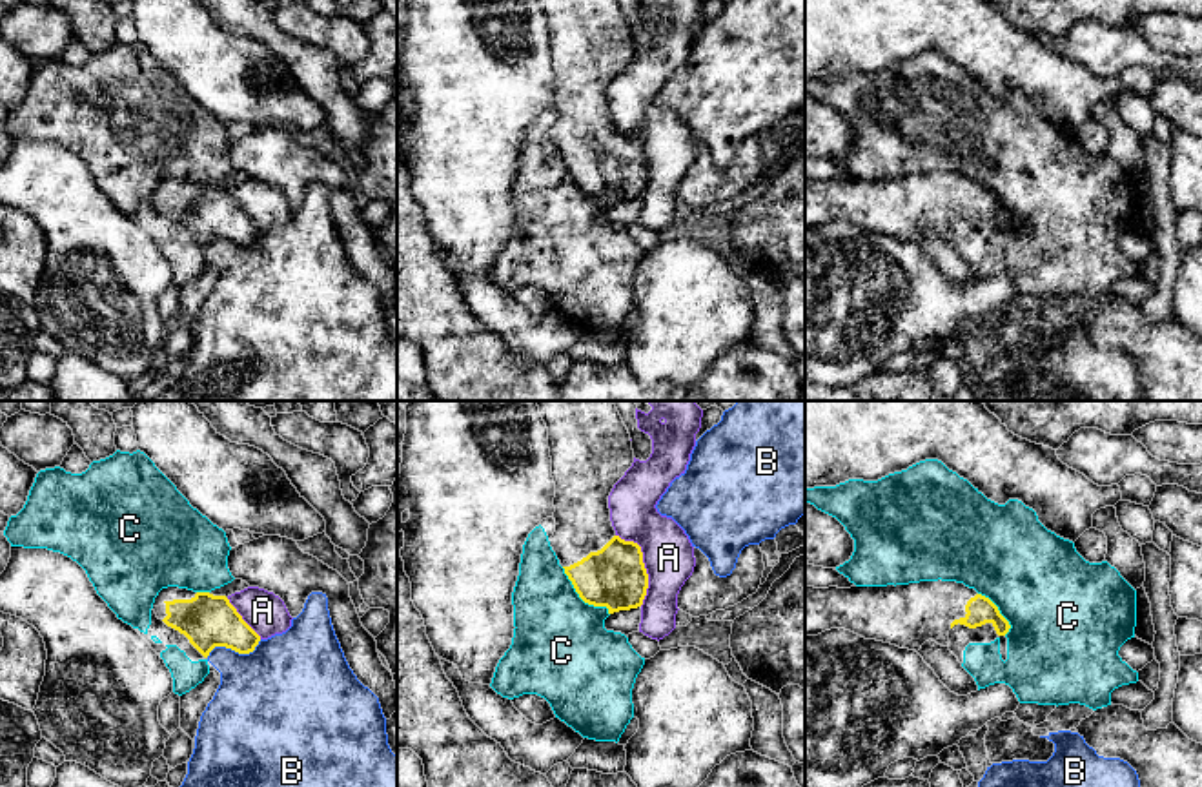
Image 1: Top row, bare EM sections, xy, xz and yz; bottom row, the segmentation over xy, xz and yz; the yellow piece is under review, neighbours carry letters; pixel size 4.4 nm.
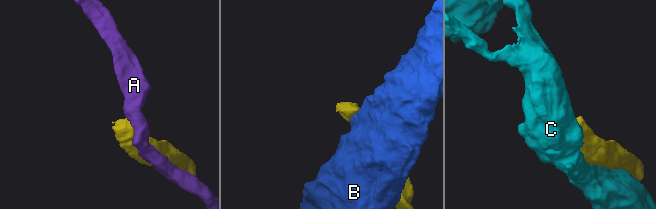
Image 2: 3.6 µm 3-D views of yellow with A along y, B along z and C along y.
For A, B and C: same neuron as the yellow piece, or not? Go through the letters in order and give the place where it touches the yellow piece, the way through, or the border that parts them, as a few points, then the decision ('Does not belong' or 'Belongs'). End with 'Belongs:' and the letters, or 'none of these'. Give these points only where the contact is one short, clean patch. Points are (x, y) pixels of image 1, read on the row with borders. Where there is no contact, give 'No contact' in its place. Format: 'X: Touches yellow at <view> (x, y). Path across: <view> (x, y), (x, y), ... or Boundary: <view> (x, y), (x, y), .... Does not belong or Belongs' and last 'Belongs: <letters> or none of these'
A: Touches yellow at xz (643, 565). Does not belong
B: Touches yellow at xy (234, 649). Does not belong
C: Touches yellow at xz (581, 598). Does not belong
Belongs: none of these

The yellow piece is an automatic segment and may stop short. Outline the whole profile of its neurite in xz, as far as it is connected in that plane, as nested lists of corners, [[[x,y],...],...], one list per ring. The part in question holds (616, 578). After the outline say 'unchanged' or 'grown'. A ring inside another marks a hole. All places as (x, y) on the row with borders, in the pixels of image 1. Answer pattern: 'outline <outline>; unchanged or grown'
outline [[[537,401],[537,406],[548,428],[555,483],[550,547],[585,603],[606,607],[608,614],[641,607],[648,588],[643,552],[616,534],[608,508],[614,485],[634,463],[630,434],[614,401]]]; grown

